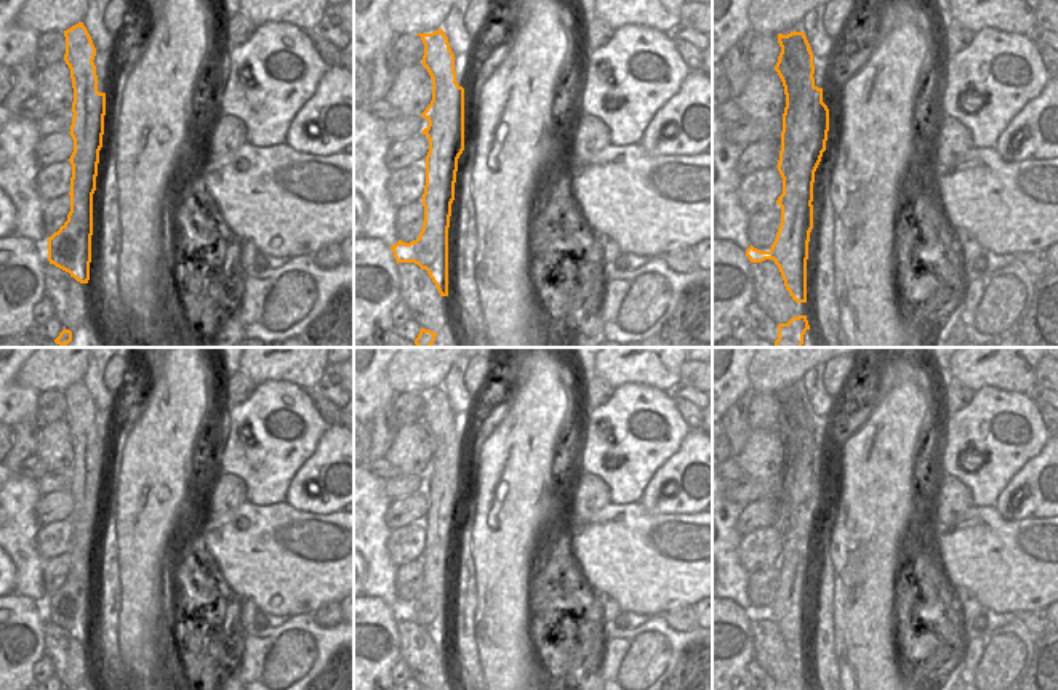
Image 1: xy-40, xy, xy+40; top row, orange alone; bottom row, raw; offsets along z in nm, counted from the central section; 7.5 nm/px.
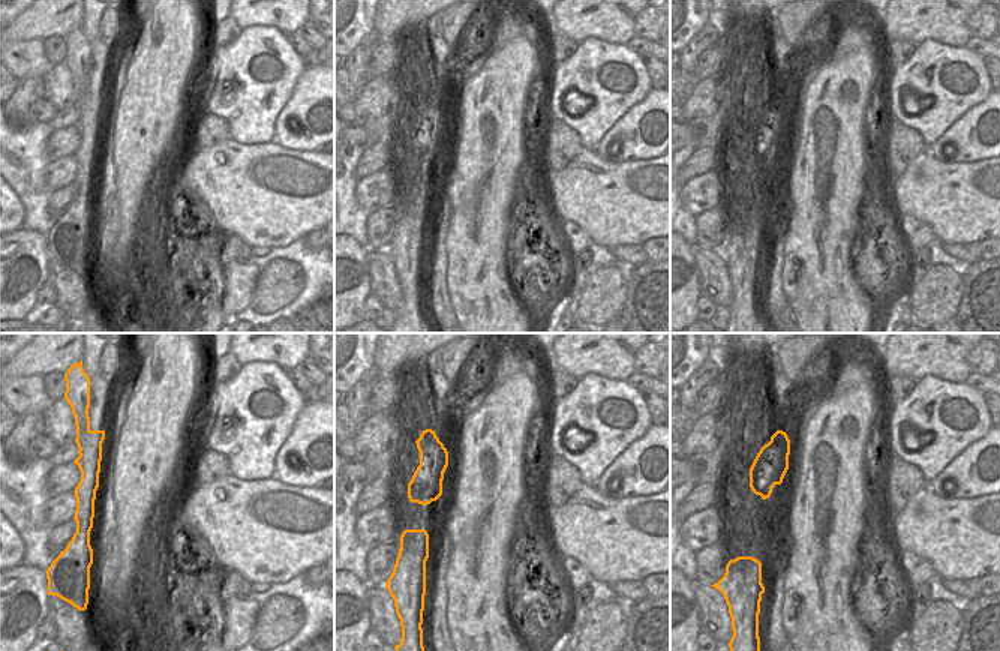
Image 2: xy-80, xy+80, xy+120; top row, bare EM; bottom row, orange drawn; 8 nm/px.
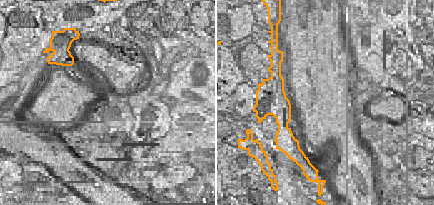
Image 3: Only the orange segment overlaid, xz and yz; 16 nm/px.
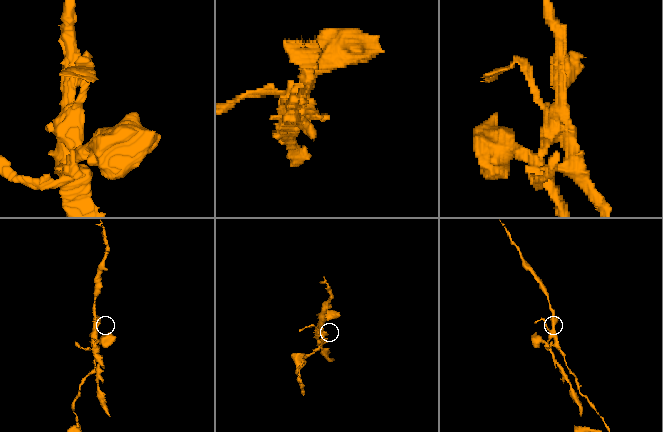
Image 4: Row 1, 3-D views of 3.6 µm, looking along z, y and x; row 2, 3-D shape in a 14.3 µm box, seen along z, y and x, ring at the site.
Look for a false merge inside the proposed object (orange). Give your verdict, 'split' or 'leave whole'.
split

